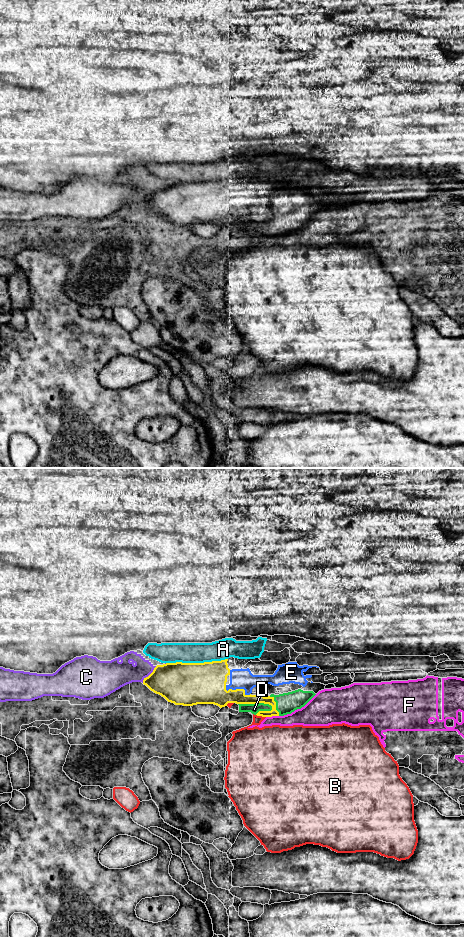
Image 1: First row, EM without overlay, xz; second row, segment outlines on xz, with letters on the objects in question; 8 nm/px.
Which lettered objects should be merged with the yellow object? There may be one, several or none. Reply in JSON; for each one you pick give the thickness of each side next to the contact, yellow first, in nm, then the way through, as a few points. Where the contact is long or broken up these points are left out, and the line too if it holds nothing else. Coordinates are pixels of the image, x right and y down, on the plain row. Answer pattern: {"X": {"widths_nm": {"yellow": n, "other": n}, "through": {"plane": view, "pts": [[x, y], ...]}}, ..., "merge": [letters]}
{"D": {"widths_nm": {"yellow": 120, "other": 80}}, "E": {"widths_nm": {"yellow": 300, "other": 160}}, "merge": ["D", "E"]}

